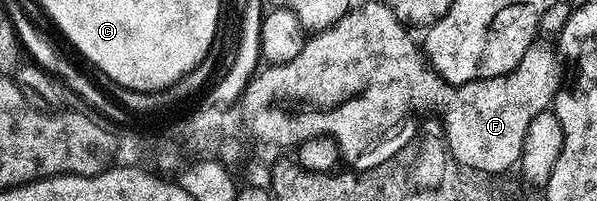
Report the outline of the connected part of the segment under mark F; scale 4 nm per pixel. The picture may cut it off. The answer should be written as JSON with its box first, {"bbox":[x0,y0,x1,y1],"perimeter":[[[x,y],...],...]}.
{"bbox":[439,44,560,176],"perimeter":[[[534,44],[523,54],[516,70],[509,74],[509,86],[476,85],[470,91],[472,102],[461,100],[461,96],[449,96],[449,106],[445,106],[445,112],[439,118],[444,135],[453,139],[451,147],[458,164],[499,176],[520,163],[527,127],[536,114],[550,109],[553,96],[560,88],[556,63],[558,61],[551,48]]]}

